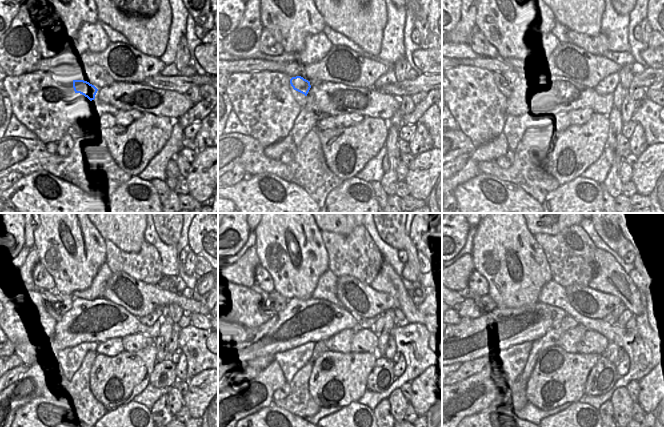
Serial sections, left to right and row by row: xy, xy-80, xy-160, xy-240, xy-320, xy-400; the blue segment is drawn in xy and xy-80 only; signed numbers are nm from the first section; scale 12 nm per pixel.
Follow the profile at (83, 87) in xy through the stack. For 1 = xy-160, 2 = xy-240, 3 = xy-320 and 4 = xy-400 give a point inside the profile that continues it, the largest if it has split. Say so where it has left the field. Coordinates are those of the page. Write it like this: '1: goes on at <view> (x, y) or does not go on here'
1: goes on at xy-160 (505, 81)
2: goes on at xy-240 (55, 305)
3: goes on at xy-320 (273, 303)
4: goes on at xy-400 (485, 304)

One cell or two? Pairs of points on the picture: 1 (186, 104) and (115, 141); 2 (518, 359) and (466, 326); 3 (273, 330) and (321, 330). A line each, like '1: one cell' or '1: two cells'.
1: two cells
2: two cells
3: one cell

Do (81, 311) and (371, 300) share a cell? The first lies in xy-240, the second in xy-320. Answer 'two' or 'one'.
two

